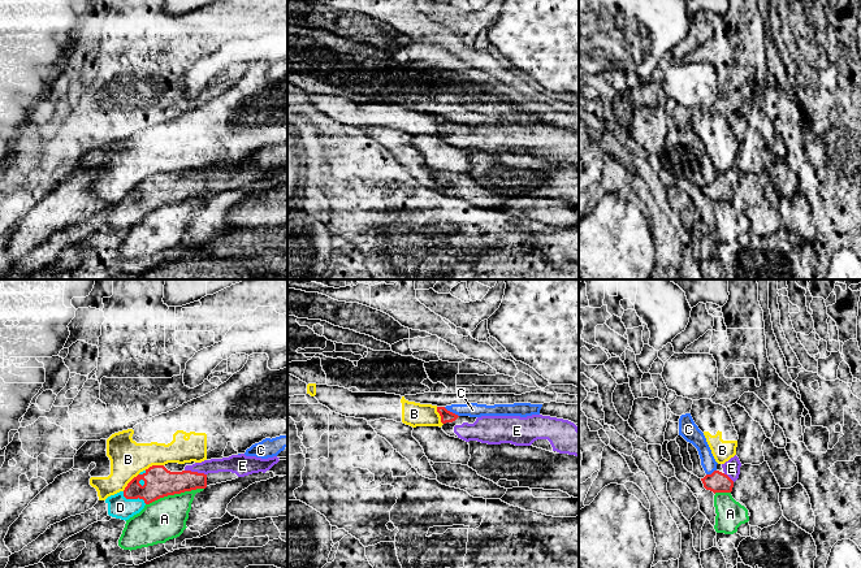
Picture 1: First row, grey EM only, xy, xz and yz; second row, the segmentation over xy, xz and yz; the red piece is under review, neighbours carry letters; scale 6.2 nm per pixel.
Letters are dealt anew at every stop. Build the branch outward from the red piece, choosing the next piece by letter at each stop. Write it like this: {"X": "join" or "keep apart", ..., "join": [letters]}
{"A": "keep apart", "B": "keep apart", "C": "keep apart", "D": "join", "E": "join", "join": ["D", "E"]}

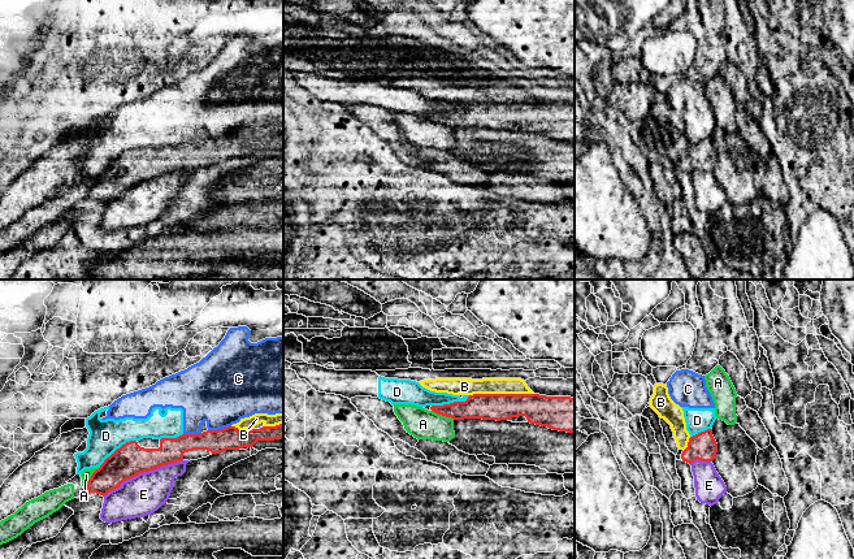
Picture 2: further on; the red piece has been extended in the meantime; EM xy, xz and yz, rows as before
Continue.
{"A": "keep apart", "B": "keep apart", "C": "keep apart", "D": "keep apart", "E": "keep apart", "join": []}

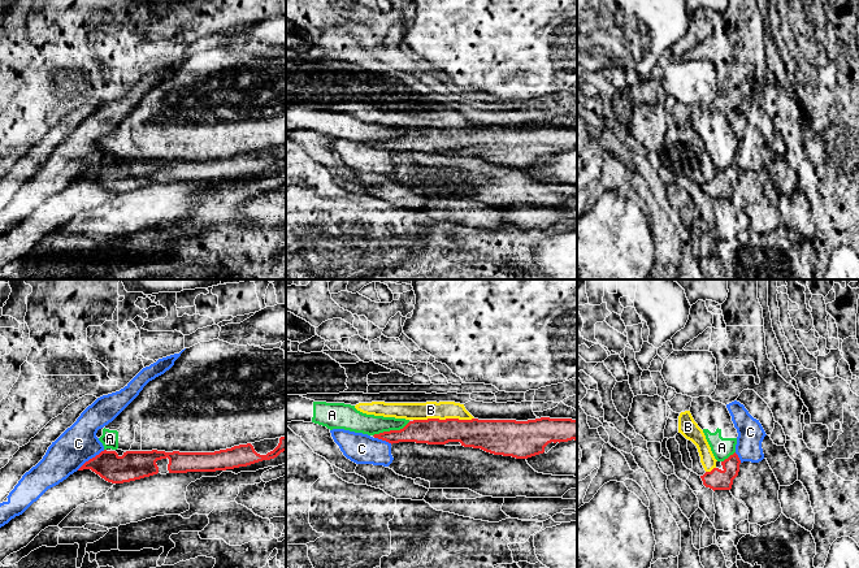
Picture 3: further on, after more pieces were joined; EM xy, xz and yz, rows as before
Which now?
{"A": "keep apart", "B": "keep apart", "C": "keep apart", "join": []}

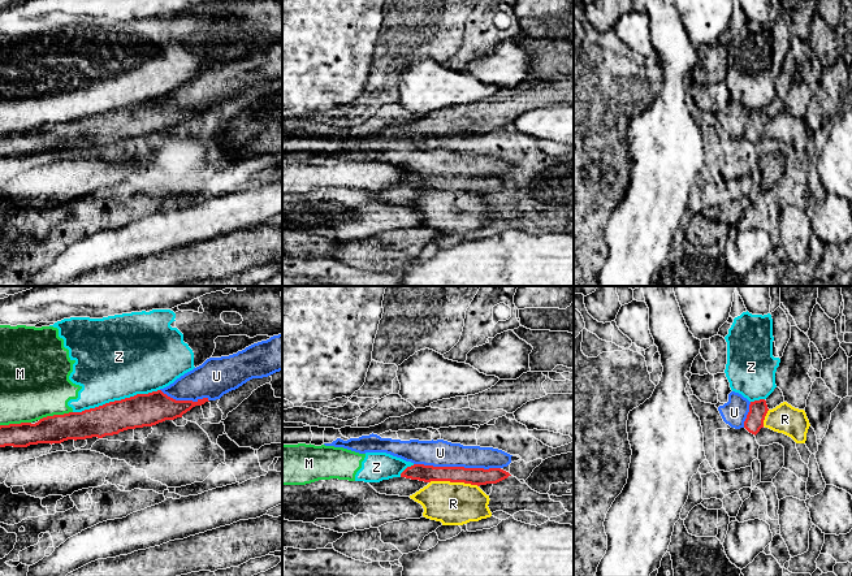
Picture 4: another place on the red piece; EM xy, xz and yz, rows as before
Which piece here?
{"M": "keep apart", "R": "keep apart", "U": "keep apart", "Z": "keep apart", "join": []}

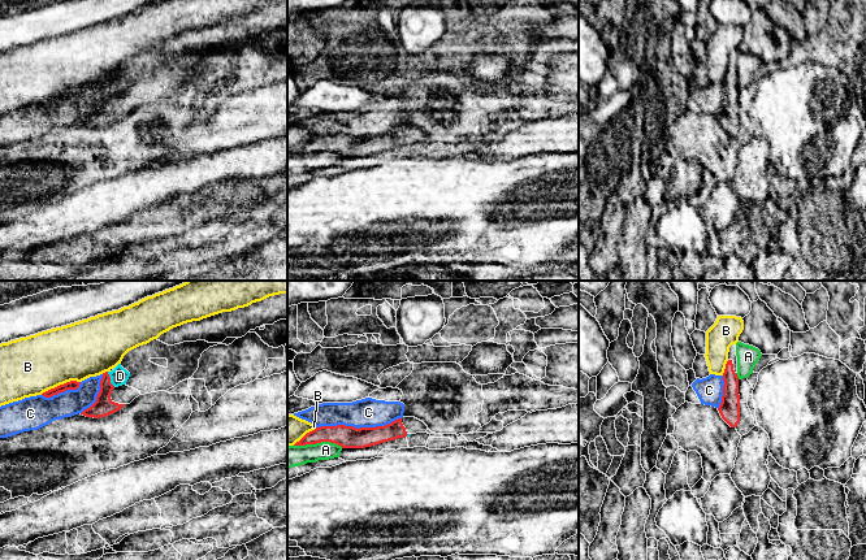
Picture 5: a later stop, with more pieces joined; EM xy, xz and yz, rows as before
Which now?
{"A": "keep apart", "B": "keep apart", "C": "keep apart", "D": "join", "join": ["D"]}

